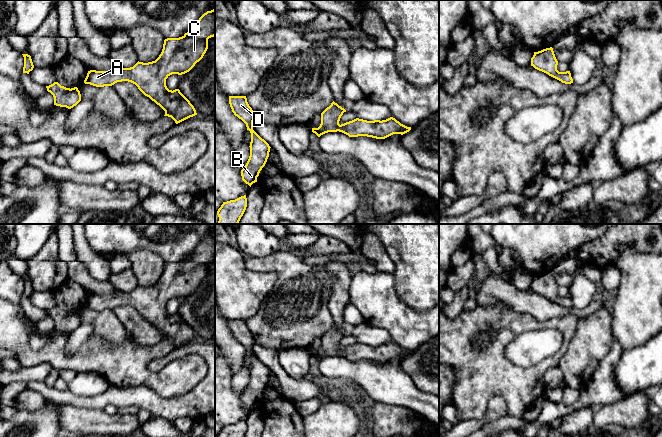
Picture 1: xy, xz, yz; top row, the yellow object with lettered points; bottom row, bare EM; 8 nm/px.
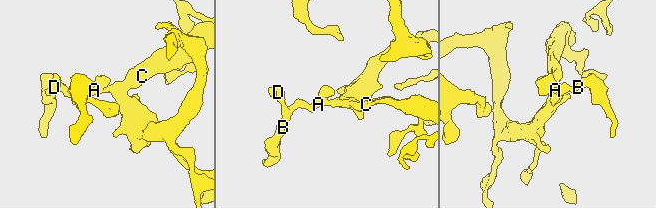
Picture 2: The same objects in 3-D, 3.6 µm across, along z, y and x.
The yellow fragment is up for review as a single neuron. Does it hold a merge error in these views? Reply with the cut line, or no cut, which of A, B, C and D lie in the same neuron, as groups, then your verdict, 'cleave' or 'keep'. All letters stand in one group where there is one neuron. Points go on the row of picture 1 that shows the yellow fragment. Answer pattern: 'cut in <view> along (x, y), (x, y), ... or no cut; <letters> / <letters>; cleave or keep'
no cut; A B C D; keep

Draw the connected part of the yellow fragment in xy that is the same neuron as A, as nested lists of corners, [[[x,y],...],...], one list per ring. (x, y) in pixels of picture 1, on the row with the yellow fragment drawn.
[[[215,9],[204,13],[197,23],[179,38],[167,38],[164,40],[163,49],[159,57],[152,62],[137,62],[130,68],[118,68],[116,71],[90,70],[84,80],[85,84],[96,87],[112,86],[117,82],[128,81],[135,84],[138,89],[171,117],[176,124],[197,115],[194,106],[180,92],[179,89],[169,90],[166,79],[172,74],[182,75],[189,72],[199,62],[208,49],[208,39],[215,36]]]

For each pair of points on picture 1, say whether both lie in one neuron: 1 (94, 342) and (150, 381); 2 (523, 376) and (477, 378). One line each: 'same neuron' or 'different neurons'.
1: same neuron
2: same neuron

